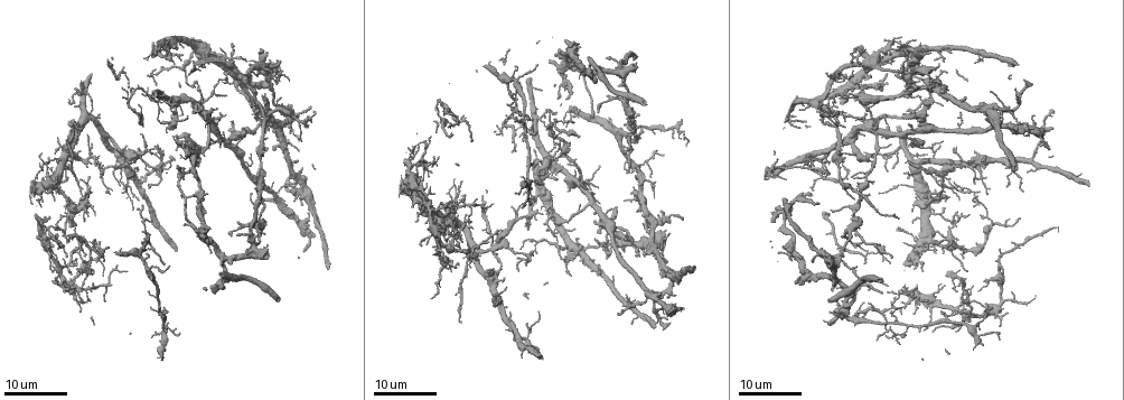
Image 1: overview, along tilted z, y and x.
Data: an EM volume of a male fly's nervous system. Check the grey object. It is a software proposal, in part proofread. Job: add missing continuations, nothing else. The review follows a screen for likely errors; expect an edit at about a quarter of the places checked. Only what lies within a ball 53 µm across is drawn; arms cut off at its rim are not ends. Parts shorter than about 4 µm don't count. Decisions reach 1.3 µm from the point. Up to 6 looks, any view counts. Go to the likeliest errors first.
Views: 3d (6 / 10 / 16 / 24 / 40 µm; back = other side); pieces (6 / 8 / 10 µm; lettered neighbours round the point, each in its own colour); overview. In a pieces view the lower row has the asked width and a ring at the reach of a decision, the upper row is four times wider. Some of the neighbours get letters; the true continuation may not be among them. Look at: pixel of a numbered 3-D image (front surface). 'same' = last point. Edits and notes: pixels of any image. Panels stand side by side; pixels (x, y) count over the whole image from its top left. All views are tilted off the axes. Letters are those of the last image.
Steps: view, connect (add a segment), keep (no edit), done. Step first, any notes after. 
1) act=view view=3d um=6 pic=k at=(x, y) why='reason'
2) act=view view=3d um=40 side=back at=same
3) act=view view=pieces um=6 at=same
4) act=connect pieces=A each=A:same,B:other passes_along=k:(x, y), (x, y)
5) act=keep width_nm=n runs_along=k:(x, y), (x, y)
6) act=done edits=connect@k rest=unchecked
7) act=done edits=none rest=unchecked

act=view view=3d um=16 pic=1 at=(574, 121) why='tapers out'

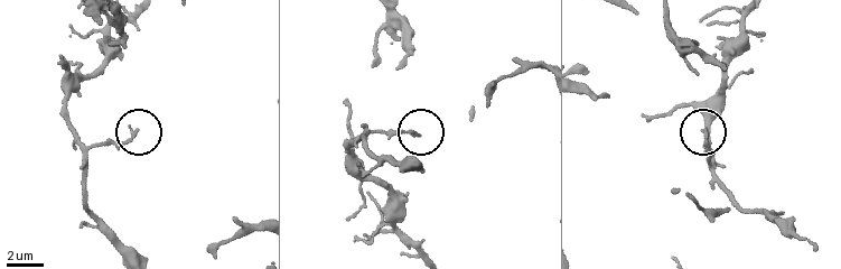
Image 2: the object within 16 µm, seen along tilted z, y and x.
act=view view=pieces um=8 pic=2 at=(707, 131)

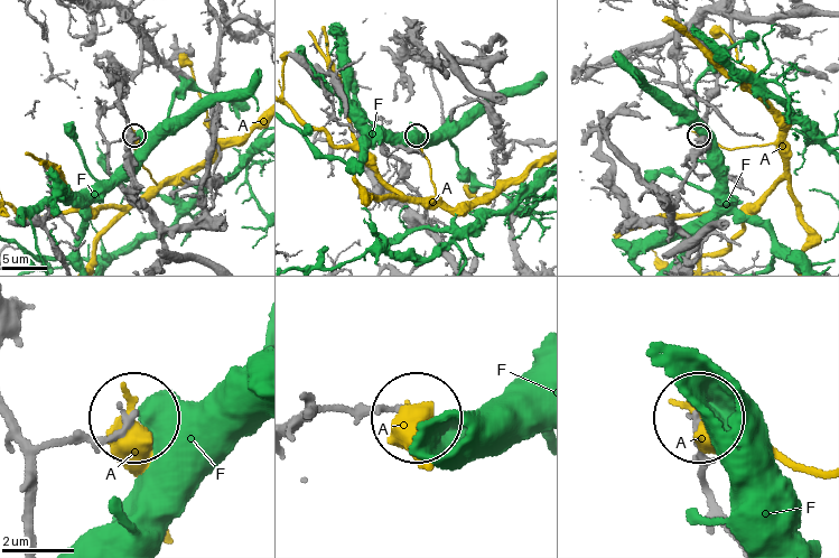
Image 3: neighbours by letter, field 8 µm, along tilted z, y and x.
act=keep each=A:other,F:other runs_along=3:(700, 474), (698, 419) found='no lettered segment goes on from it'

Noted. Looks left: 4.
act=view view=3d um=16 pic=1 at=(830, 210) why='free end'

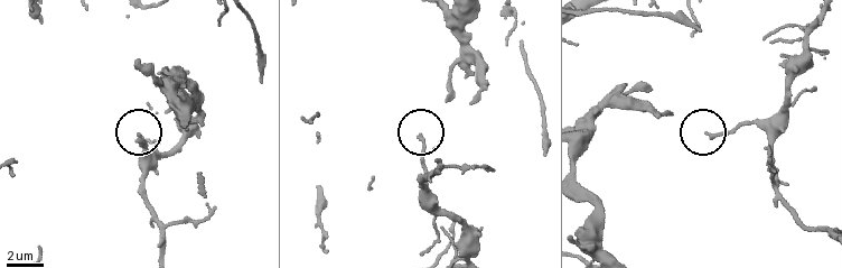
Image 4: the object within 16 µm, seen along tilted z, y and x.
act=view view=pieces um=6 pic=4 at=(140, 137) why='see the neighbours'

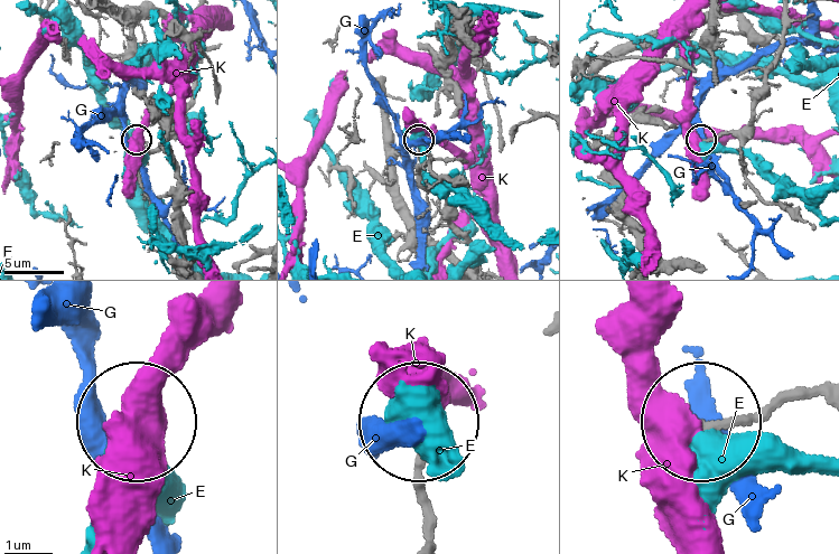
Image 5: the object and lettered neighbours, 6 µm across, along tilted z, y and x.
act=keep each=E:other,G:other,K:other runs_along=5:(818, 394), (702, 422) found='none of them fits'

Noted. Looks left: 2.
act=view view=3d um=16 pic=1 at=(599, 110)

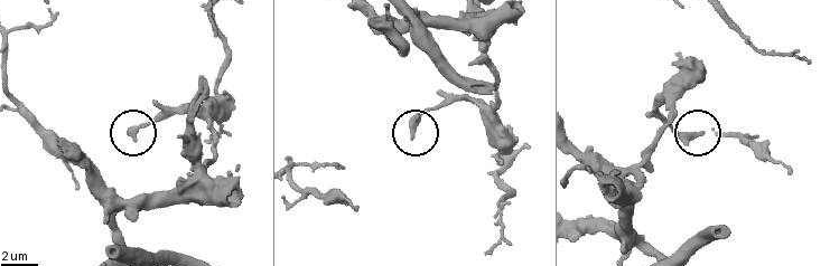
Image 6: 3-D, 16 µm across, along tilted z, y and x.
act=view view=pieces um=6 pic=6 at=(413, 137)

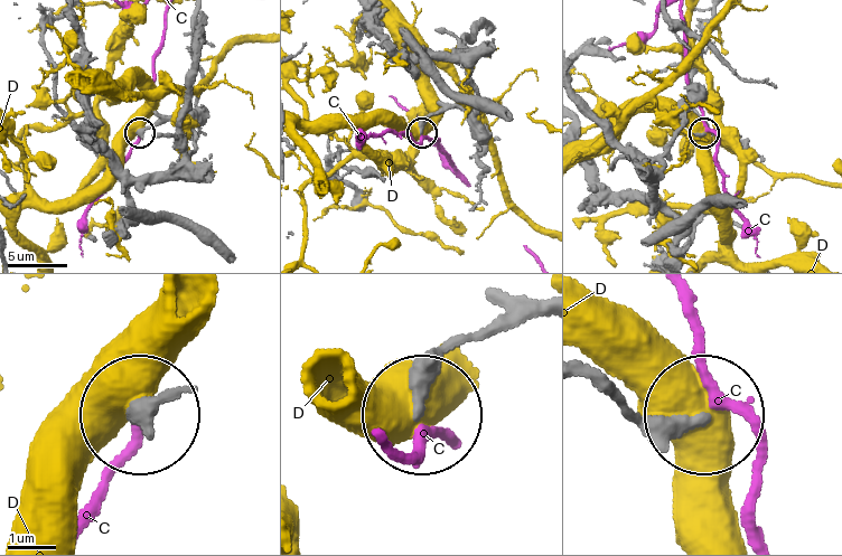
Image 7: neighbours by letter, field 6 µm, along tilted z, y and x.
act=keep width_nm=230 each=C:other,D:other found='no lettered segment goes on from it'

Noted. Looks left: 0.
act=done edits=none rest=unchecked

